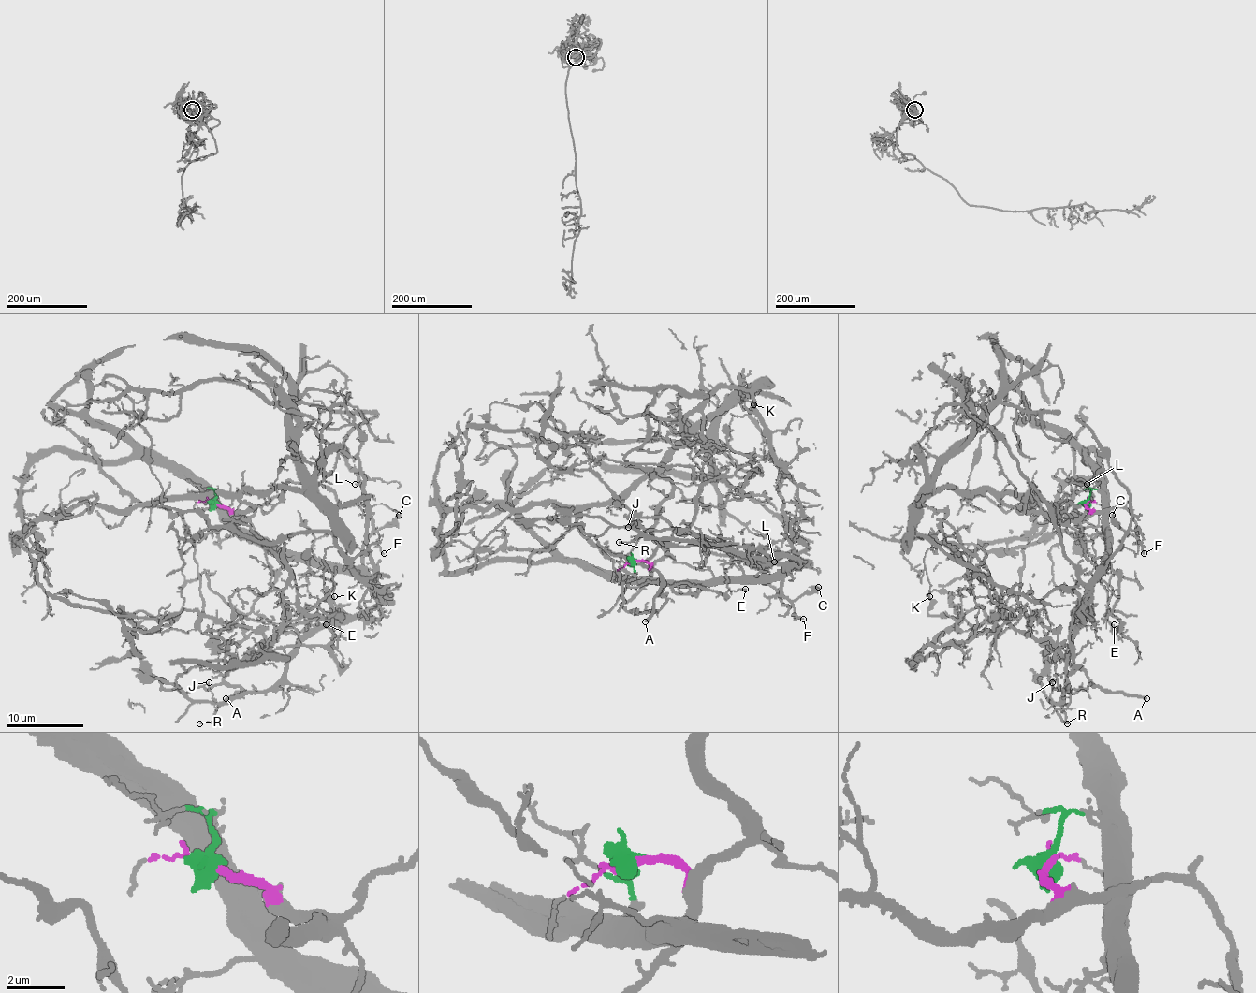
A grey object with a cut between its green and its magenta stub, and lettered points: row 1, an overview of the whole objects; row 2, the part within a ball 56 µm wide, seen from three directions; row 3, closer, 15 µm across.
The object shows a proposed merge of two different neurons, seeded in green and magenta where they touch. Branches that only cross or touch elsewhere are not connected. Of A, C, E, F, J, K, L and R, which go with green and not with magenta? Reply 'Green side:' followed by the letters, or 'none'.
Green side: A, C, E, F, J, L, R

